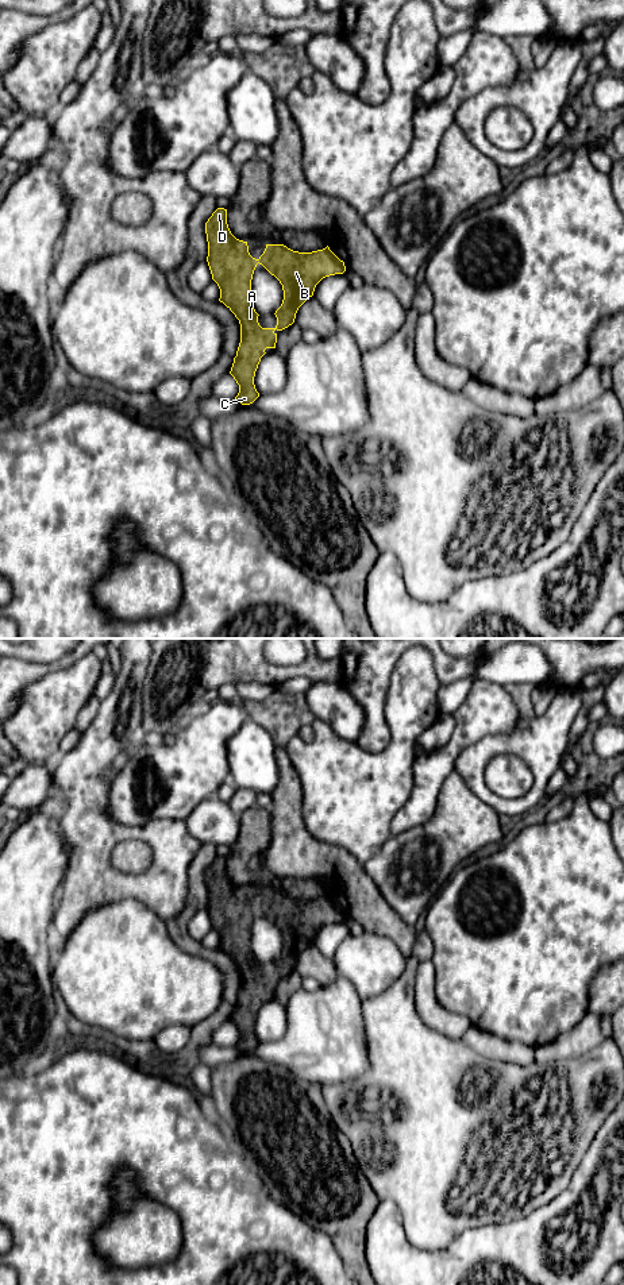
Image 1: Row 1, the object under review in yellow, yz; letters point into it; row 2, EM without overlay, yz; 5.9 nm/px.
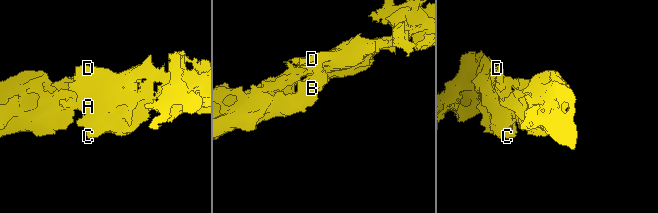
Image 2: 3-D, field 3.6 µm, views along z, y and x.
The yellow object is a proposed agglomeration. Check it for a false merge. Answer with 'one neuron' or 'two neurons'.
one neuron

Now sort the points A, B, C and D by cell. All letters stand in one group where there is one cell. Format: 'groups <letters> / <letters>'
groups A B C D

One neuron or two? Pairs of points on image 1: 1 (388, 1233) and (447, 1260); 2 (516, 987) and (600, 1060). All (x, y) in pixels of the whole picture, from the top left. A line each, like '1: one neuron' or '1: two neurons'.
1: one neuron
2: two neurons

